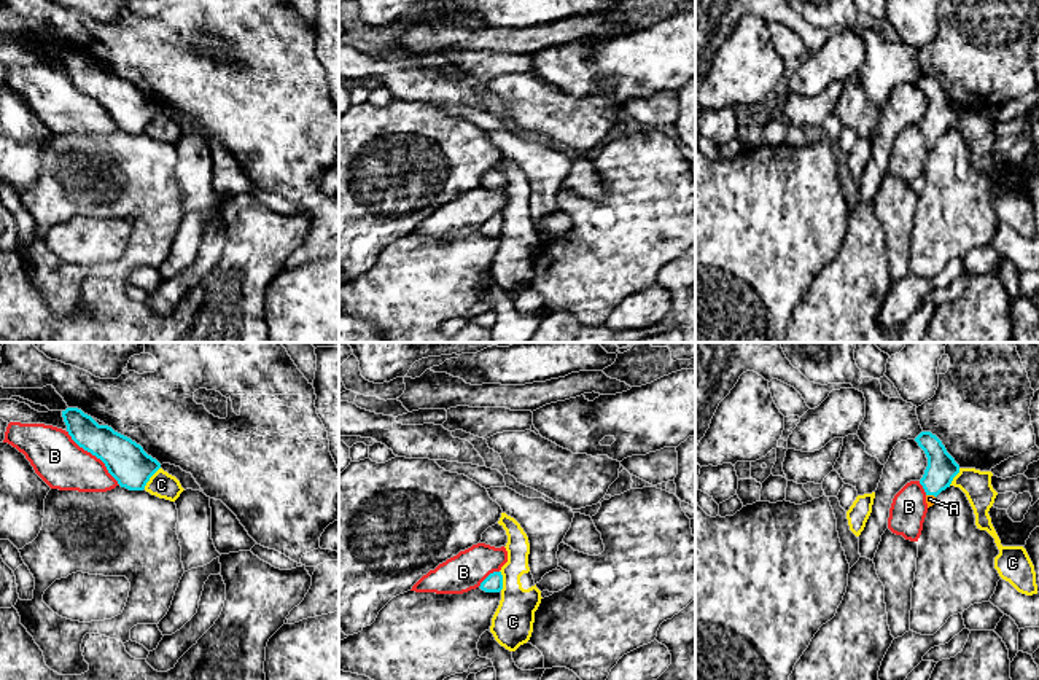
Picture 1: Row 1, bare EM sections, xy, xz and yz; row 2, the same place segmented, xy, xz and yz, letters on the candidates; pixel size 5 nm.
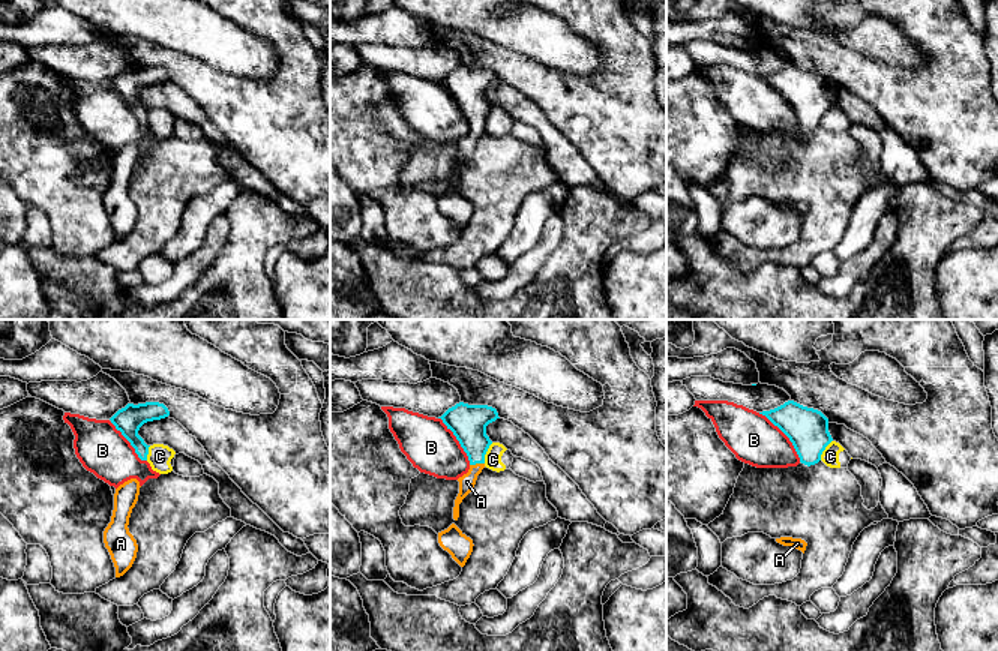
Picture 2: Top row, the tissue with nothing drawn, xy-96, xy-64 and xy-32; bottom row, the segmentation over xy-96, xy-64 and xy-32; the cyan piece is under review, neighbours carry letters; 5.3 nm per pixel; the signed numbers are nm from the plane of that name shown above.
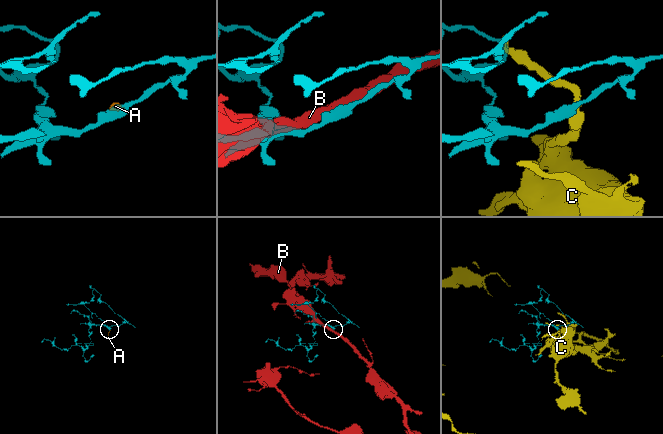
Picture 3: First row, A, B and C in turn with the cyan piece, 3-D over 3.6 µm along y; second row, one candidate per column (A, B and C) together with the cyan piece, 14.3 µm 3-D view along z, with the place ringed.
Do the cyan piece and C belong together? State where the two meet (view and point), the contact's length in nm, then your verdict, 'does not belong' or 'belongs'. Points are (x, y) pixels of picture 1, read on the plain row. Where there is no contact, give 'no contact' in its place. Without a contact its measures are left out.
contact xy (150, 120); length 140 nm; does not belong

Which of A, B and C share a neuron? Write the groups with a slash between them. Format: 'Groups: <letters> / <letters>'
Groups: A / B / C

